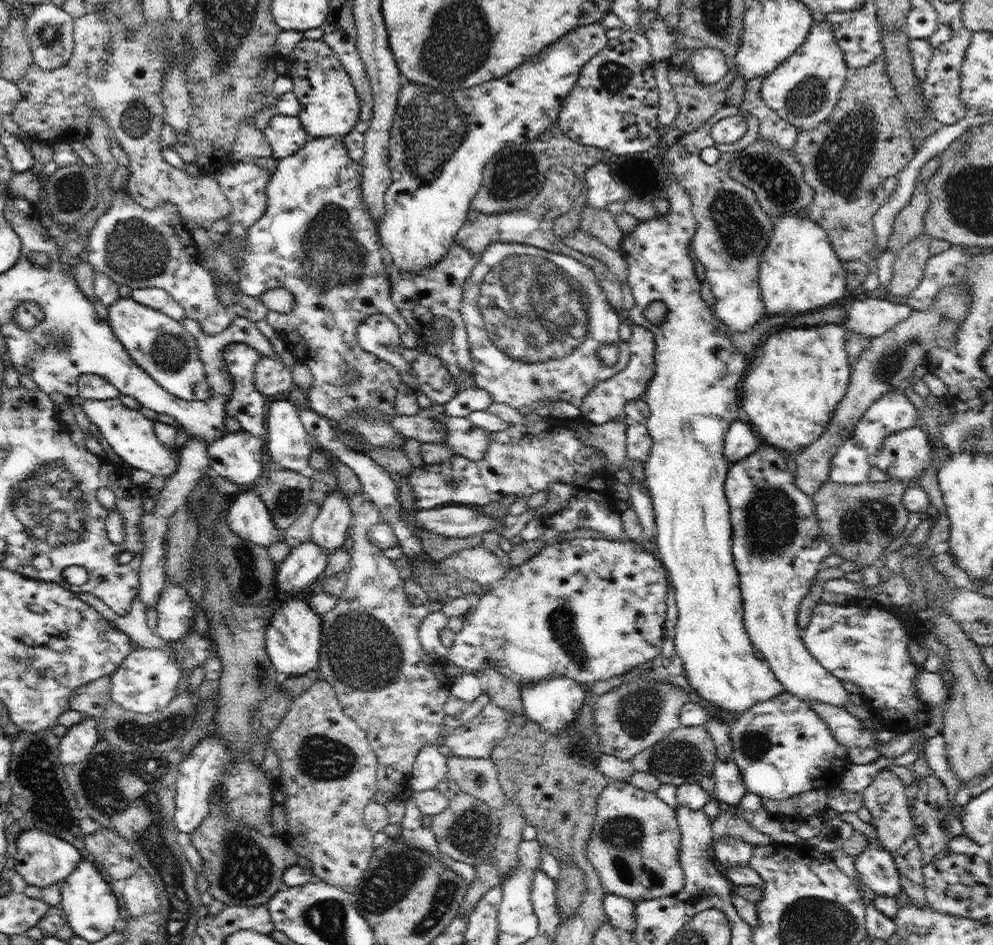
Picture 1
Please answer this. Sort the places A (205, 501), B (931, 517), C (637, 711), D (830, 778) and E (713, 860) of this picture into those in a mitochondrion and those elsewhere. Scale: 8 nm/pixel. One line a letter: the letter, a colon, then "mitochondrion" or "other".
A: mitochondrion
B: other
C: mitochondrion
D: other
E: other

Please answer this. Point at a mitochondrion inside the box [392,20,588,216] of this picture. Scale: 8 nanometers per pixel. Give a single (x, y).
(434, 129)

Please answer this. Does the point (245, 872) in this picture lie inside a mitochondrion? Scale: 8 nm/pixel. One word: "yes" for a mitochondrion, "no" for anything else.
yes

